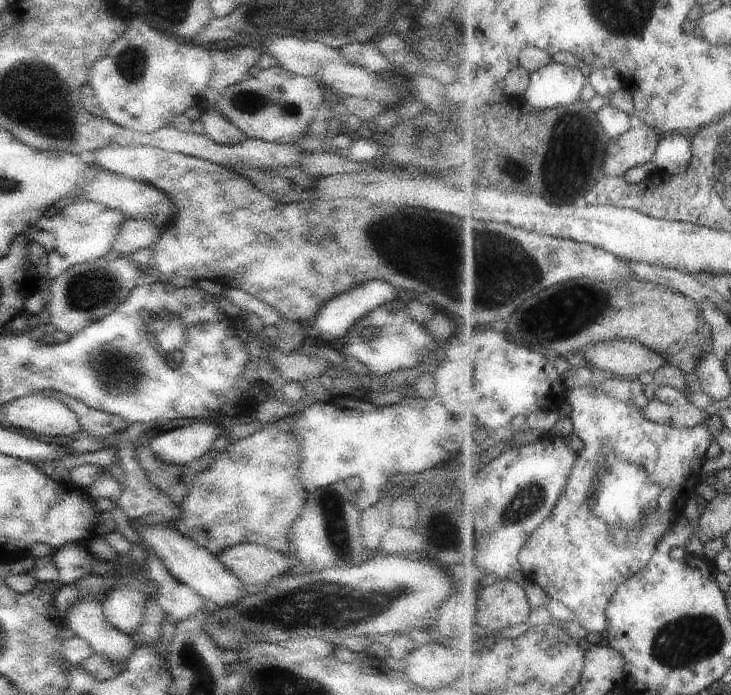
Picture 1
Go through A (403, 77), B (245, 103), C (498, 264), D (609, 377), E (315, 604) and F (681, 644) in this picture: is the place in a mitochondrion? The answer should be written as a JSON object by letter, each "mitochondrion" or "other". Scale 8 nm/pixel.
{"A":"other","B":"mitochondrion","C":"mitochondrion","D":"other","E":"mitochondrion","F":"mitochondrion"}

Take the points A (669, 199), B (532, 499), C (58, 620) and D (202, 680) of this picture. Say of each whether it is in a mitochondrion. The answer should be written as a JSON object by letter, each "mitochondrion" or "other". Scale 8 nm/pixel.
{"A":"other","B":"mitochondrion","C":"other","D":"mitochondrion"}

